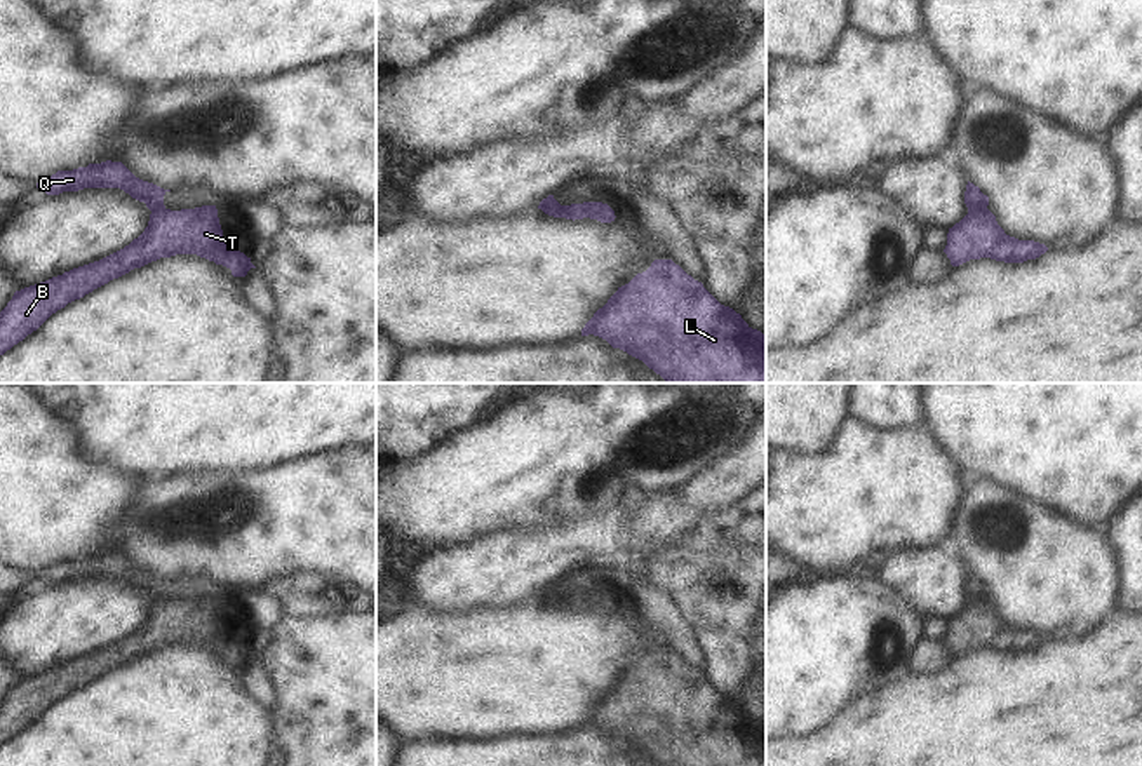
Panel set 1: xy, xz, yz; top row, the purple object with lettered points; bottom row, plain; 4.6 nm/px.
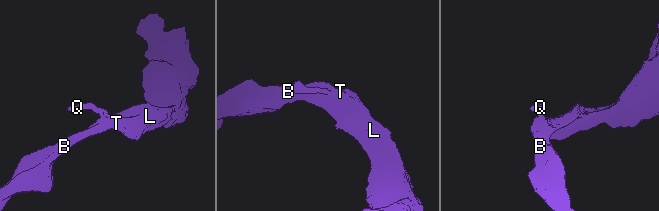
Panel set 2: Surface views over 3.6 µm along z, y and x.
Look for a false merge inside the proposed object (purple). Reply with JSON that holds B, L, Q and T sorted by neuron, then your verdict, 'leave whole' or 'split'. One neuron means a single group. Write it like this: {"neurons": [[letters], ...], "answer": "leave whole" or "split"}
{"neurons": [["B", "L", "T"], ["Q"]], "answer": "split"}

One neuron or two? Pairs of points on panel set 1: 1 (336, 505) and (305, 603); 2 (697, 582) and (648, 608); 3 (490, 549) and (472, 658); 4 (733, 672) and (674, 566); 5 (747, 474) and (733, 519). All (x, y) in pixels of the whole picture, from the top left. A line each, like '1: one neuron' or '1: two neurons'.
1: two neurons
2: two neurons
3: two neurons
4: one neuron
5: two neurons

